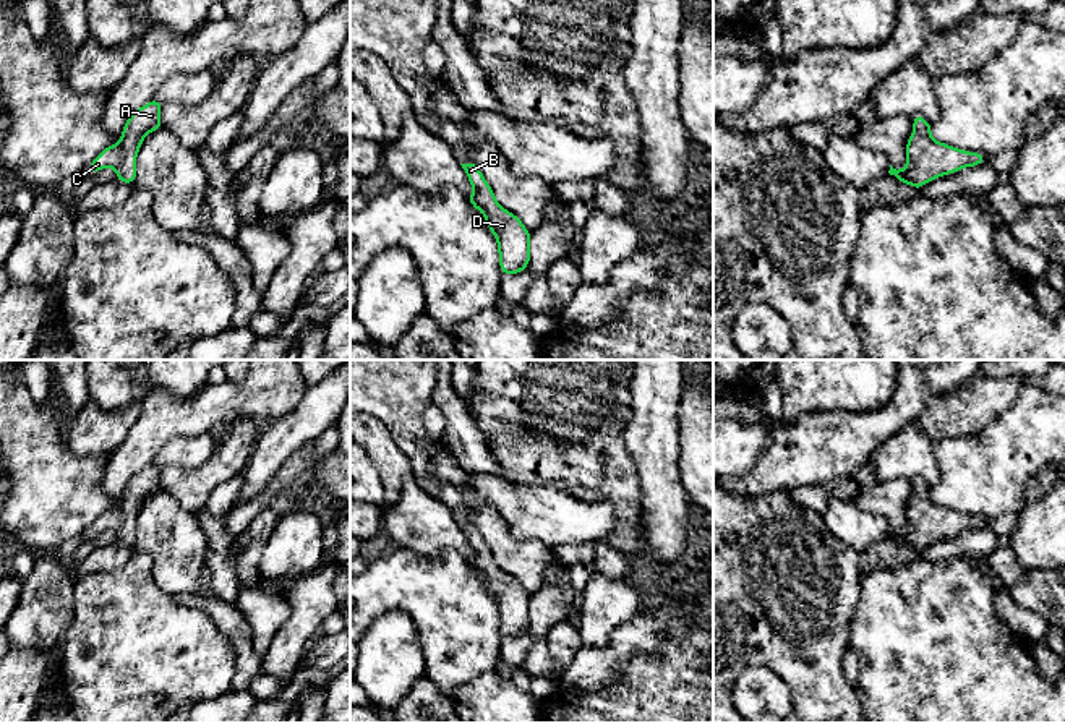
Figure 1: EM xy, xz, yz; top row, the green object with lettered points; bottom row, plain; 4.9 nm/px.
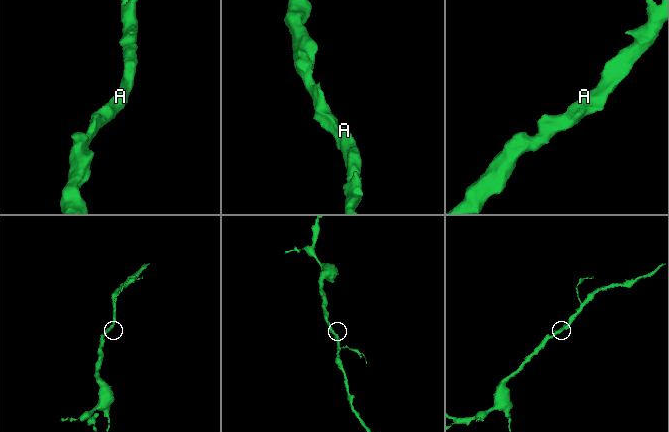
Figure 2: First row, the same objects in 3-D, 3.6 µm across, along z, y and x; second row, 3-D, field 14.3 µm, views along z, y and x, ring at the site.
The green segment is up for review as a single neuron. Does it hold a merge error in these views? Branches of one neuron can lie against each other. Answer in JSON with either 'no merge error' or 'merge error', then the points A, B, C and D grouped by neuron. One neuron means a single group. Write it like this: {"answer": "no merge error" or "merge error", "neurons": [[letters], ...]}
{"answer": "no merge error", "neurons": [["A", "B", "C", "D"]]}

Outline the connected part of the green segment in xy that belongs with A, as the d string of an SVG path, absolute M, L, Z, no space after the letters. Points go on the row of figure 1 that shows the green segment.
M157 99L133 112L123 126L122 138L113 146L105 148L91 164L89 172L96 173L104 167L117 170L118 182L135 183L136 154L143 138L164 126L160 122L160 105Z

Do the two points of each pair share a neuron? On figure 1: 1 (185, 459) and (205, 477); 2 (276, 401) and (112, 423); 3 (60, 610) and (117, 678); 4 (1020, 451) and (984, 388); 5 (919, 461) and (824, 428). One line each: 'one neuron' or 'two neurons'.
1: two neurons
2: two neurons
3: two neurons
4: two neurons
5: two neurons

